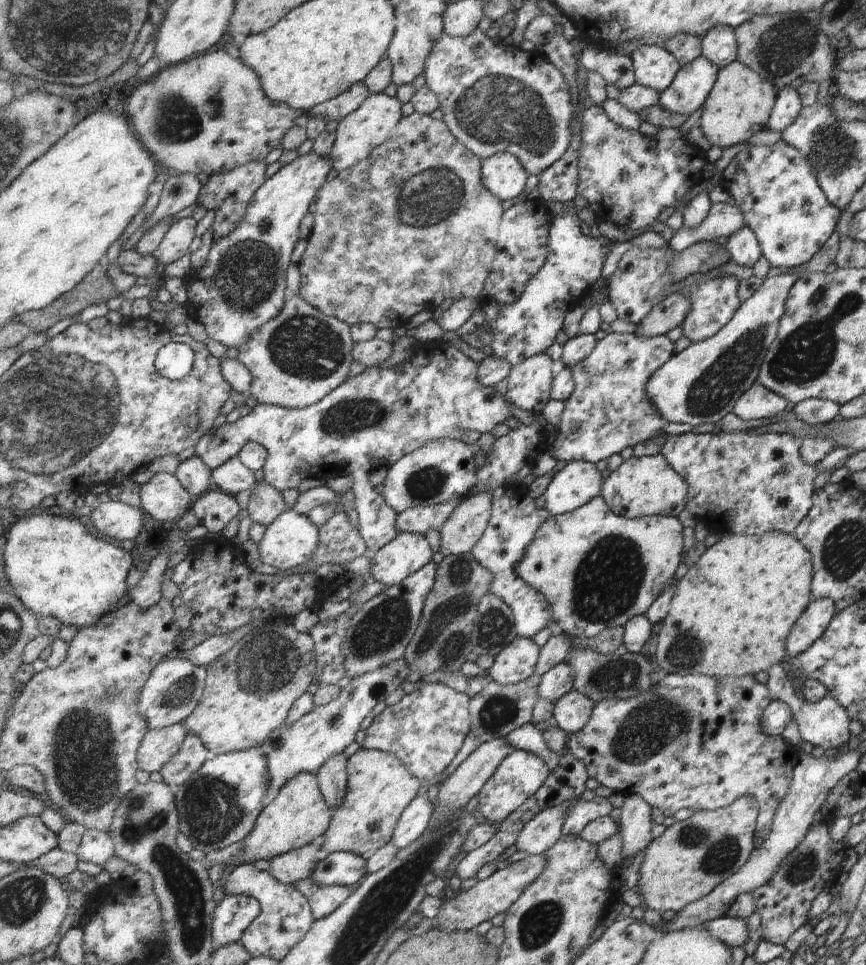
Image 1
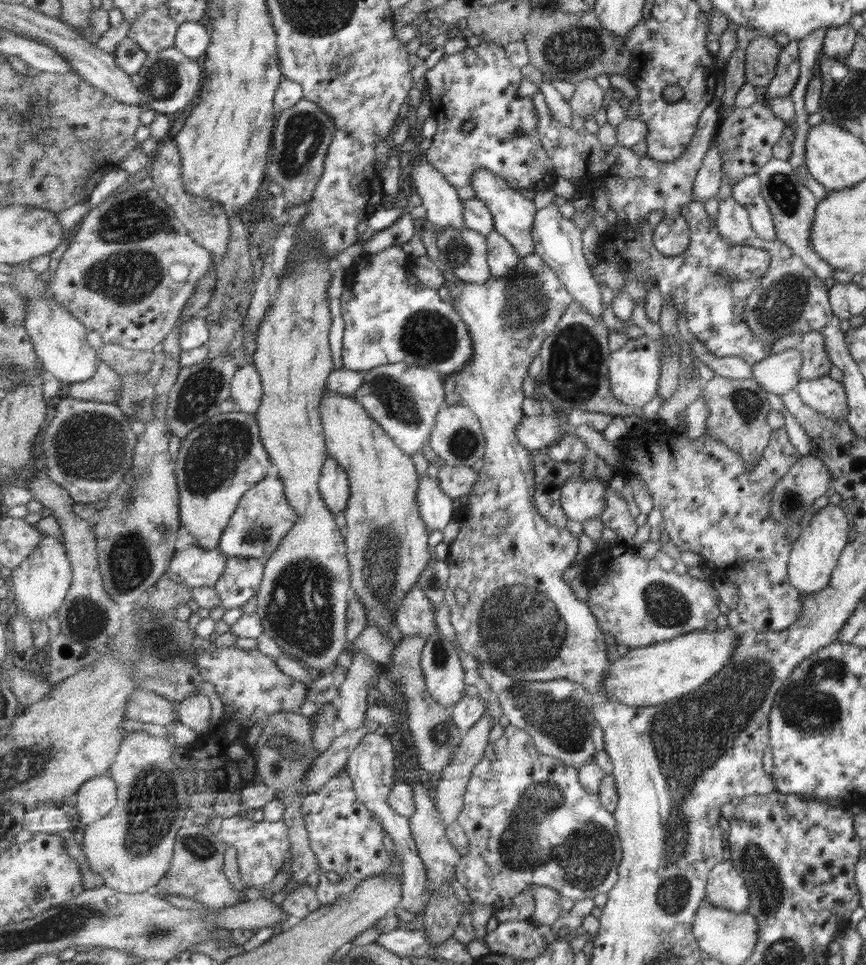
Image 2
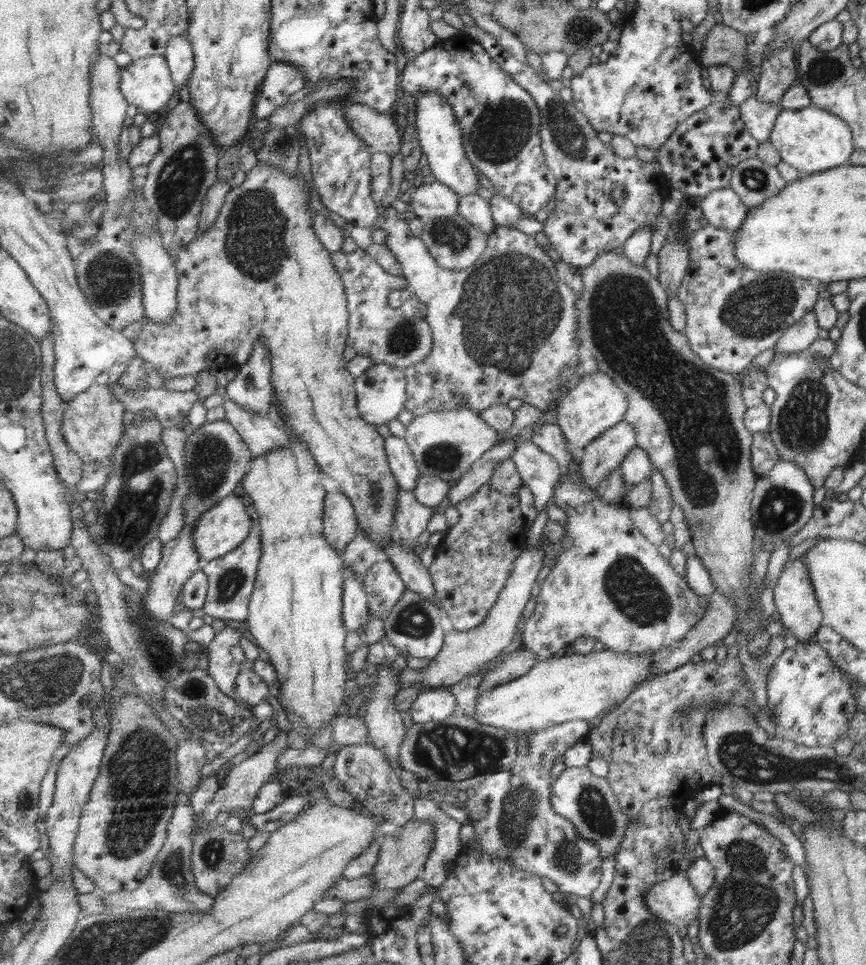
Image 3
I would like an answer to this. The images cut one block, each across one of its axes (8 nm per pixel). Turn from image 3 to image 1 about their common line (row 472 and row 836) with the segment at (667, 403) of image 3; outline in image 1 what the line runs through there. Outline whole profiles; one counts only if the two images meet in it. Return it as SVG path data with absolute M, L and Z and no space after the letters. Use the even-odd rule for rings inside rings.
M739 797L729 806L697 811L691 818L676 821L646 848L636 891L649 909L678 913L715 886L734 875L751 854L757 800Z

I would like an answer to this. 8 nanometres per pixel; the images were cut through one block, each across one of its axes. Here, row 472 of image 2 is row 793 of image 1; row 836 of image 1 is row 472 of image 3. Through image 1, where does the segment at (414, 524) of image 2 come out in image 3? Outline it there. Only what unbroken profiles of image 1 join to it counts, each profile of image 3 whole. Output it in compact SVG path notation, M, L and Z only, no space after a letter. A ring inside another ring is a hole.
M257 165L246 173L245 180L235 188L231 188L228 192L225 206L221 210L221 216L217 218L217 224L208 232L198 234L186 247L181 247L174 258L174 263L178 269L179 290L178 290L178 312L174 314L172 323L153 322L146 318L143 332L134 340L135 348L139 357L143 358L151 368L154 368L158 376L163 380L165 378L179 378L181 376L198 376L204 370L212 368L231 369L240 368L250 362L251 356L254 354L255 347L259 343L260 338L264 336L266 346L271 351L271 361L273 366L273 382L274 394L278 408L282 410L284 418L286 418L286 426L290 426L290 430L294 430L294 434L298 434L302 440L310 446L310 451L317 459L318 466L332 479L338 482L339 489L345 493L354 503L354 509L358 515L358 522L362 533L368 532L366 535L374 535L373 541L381 546L384 551L385 547L395 541L394 538L394 520L395 513L398 512L398 492L400 484L394 475L394 471L390 467L389 454L386 451L386 438L383 438L374 424L367 422L360 413L358 407L358 393L356 390L356 378L348 370L348 362L346 359L346 350L349 348L348 342L350 338L350 310L348 309L348 298L346 286L344 285L342 275L335 268L334 259L331 252L323 246L320 238L314 229L314 214L309 210L309 186L305 182L305 178L292 177L283 169L262 165Z

